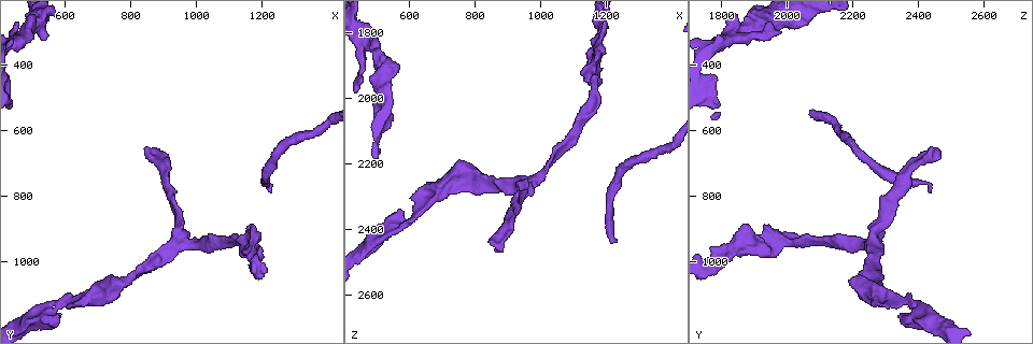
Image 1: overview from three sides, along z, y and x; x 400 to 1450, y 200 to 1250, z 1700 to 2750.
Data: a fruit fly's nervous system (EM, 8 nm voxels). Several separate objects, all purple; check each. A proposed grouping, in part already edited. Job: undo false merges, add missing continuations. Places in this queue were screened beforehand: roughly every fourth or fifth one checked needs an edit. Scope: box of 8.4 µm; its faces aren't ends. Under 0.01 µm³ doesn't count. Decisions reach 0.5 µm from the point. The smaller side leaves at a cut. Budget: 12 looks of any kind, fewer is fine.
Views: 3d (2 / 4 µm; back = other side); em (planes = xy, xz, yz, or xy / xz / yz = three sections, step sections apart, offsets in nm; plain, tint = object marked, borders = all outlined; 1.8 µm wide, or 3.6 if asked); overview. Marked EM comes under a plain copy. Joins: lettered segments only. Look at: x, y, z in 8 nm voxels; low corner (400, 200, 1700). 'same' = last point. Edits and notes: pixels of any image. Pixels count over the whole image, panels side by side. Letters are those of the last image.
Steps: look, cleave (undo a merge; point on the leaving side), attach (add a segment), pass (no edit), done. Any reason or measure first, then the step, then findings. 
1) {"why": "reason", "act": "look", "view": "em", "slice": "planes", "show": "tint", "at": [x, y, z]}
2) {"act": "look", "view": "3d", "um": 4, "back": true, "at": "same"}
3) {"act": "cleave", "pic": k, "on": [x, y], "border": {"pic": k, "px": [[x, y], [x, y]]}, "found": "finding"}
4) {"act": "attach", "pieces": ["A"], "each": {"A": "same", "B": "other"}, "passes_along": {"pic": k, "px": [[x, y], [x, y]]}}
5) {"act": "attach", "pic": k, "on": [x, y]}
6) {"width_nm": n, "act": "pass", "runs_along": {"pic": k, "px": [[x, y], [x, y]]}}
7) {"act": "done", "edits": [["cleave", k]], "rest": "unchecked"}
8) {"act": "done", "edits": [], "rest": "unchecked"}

{"why": "free end", "act": "look", "view": "em", "slice": "planes", "show": "borders", "at": [1220, 785, 2440]}

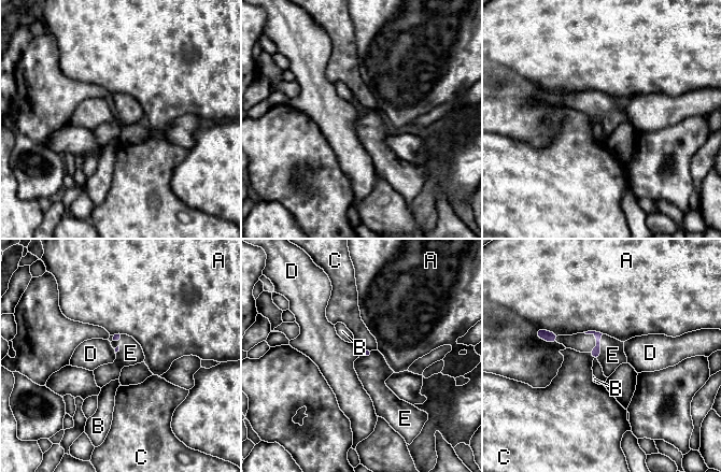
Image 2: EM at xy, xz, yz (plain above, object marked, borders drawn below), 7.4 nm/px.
{"act": "attach", "pieces": ["E"], "each": {"A": "other", "B": "other", "C": "other", "D": "other", "E": "same"}, "passes_along": {"pic": 2, "px": [[595, 352], [601, 347], [612, 355]]}, "found": "the neuron continues"}

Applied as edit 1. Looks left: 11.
{"why": "see it whole again", "act": "look", "view": "overview"}

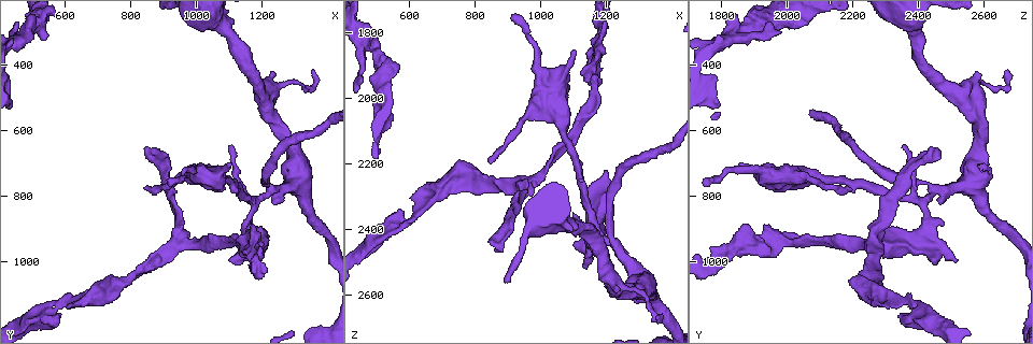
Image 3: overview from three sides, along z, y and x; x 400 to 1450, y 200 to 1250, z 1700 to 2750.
{"why": "branch point", "act": "look", "view": "3d", "um": 4, "at": [945, 945, 2265]}

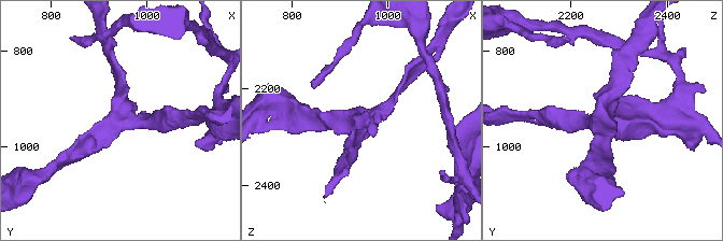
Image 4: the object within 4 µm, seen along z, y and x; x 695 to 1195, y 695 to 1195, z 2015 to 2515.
{"arms": 3, "why": "now the EM", "act": "look", "view": "em", "slice": "xy", "step": 16, "show": "tint", "at": [950, 935, 2265]}

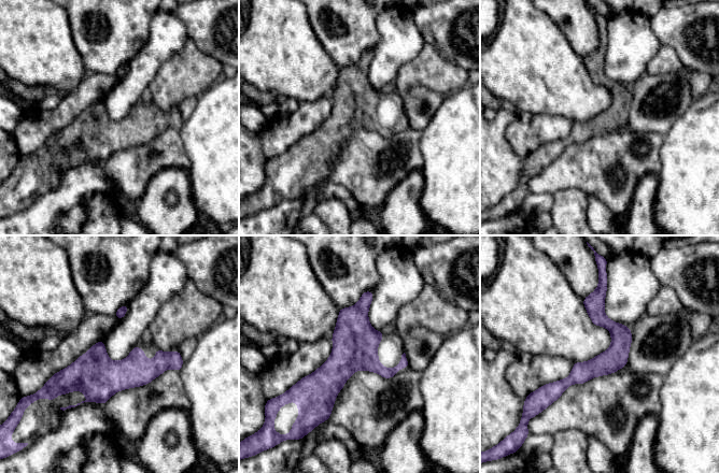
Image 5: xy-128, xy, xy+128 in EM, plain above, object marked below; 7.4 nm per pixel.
{"why": "cut it another way", "act": "look", "view": "em", "slice": "planes", "show": "borders", "at": "same"}

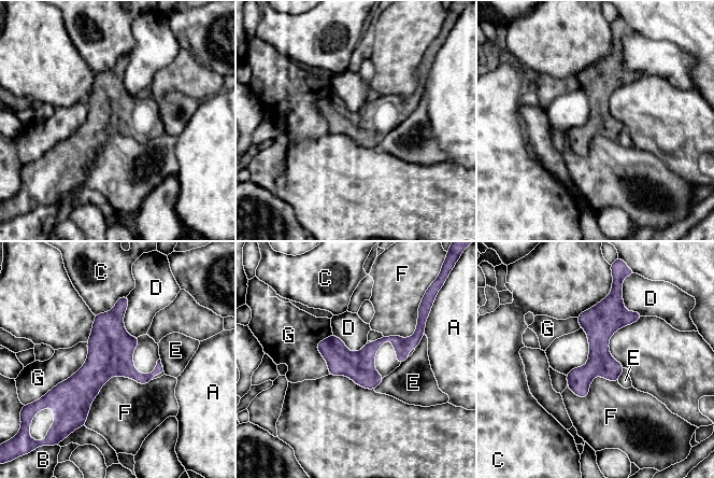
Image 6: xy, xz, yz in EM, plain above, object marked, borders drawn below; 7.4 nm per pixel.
{"act": "pass", "each": {"A": "other", "B": "other", "C": "other", "D": "other", "E": "other", "F": "other", "G": "other"}, "border": {"pic": 6, "px": [[581, 326], [588, 361], [566, 375]]}, "found": "continuous, no second neuron"}

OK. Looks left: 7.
{"why": "an open end", "act": "look", "view": "em", "slice": "planes", "show": "borders", "at": [755, 1055, 2290]}

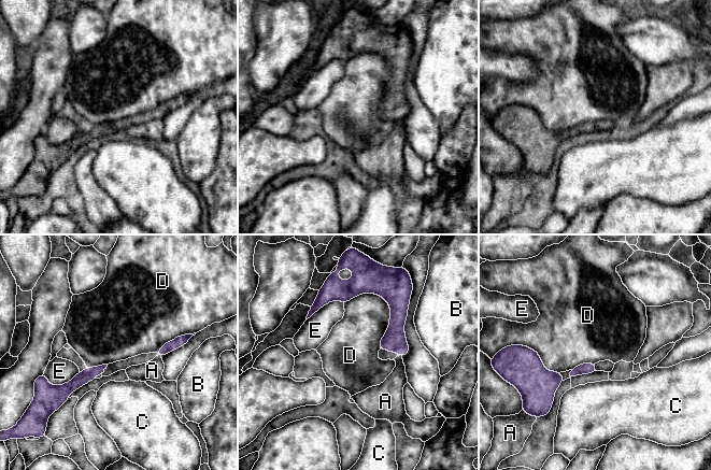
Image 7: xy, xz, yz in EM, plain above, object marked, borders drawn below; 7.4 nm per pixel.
{"act": "pass", "each": {"A": "other", "B": "other", "C": "other", "D": "other", "E": "other"}, "border": {"pic": 7, "px": [[360, 293], [389, 305], [380, 349]]}, "found": "no lettered segment goes on from it"}

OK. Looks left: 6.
{"why": "an open end", "act": "look", "view": "3d", "um": 4, "at": [560, 1165, 2345]}

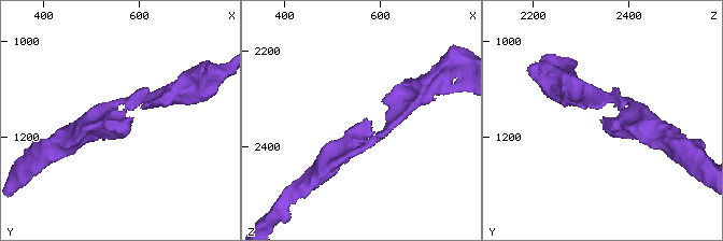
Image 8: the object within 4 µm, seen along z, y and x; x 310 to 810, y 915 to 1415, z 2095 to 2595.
{"why": "shape alone is not enough", "act": "look", "view": "em", "slice": "planes", "show": "borders", "at": [570, 1165, 2345]}

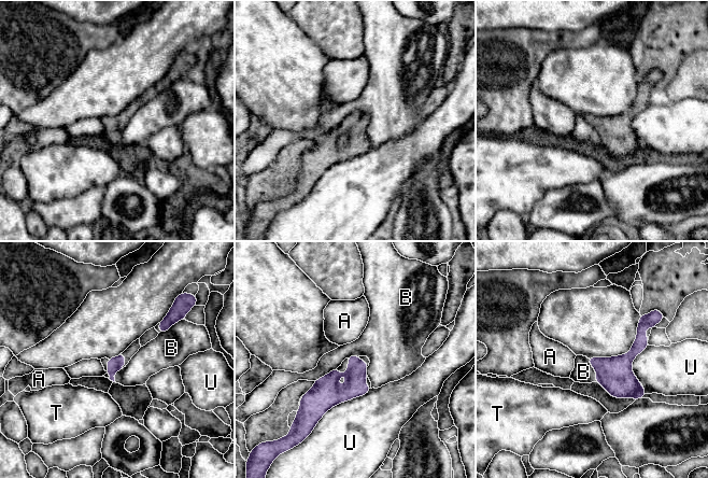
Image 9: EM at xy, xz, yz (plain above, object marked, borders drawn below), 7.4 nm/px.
{"act": "pass", "each": {"A": "other", "B": "other", "T": "other", "U": "other"}, "found": "none of them fits"}

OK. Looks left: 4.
{"why": "long arm stops here", "act": "look", "view": "em", "slice": "planes", "show": "borders", "at": [850, 650, 2440]}

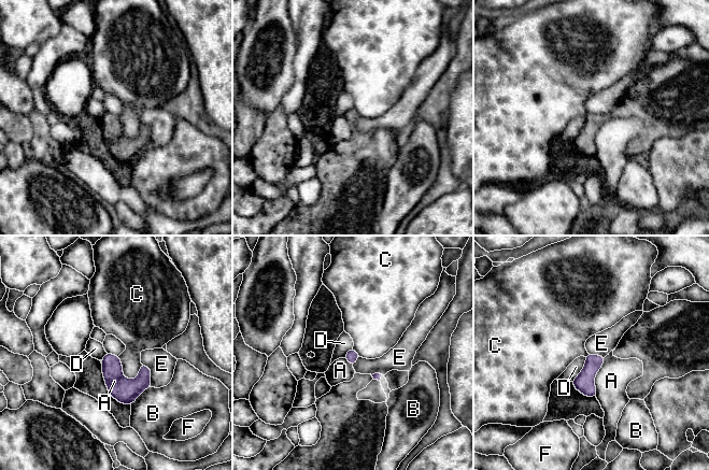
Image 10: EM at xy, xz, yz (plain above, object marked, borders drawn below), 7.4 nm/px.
{"act": "pass", "each": {"A": "other", "B": "other", "C": "other", "D": "other", "E": "other", "F": "other"}, "border": {"pic": 10, "px": [[142, 364], [150, 369], [151, 386]]}, "found": "no lettered segment goes on from it"}

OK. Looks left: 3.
{"act": "done", "edits": [["attach", 2]], "rest": "unchecked"}

